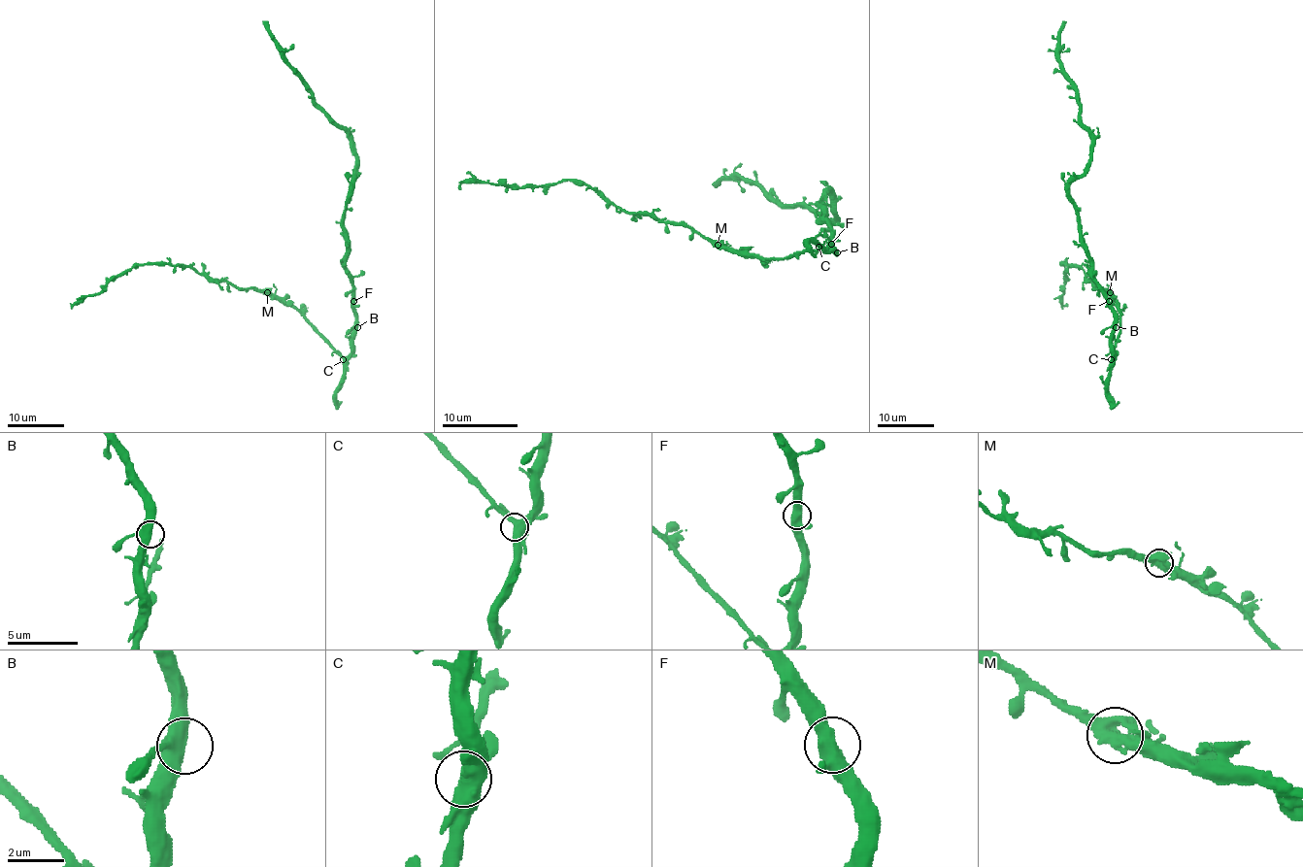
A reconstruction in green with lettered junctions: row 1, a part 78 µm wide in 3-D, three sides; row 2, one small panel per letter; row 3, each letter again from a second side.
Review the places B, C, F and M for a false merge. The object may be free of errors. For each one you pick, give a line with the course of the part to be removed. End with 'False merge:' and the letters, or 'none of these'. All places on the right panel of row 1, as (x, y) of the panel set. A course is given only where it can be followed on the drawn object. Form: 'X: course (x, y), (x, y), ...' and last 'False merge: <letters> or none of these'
False merge: none of these

